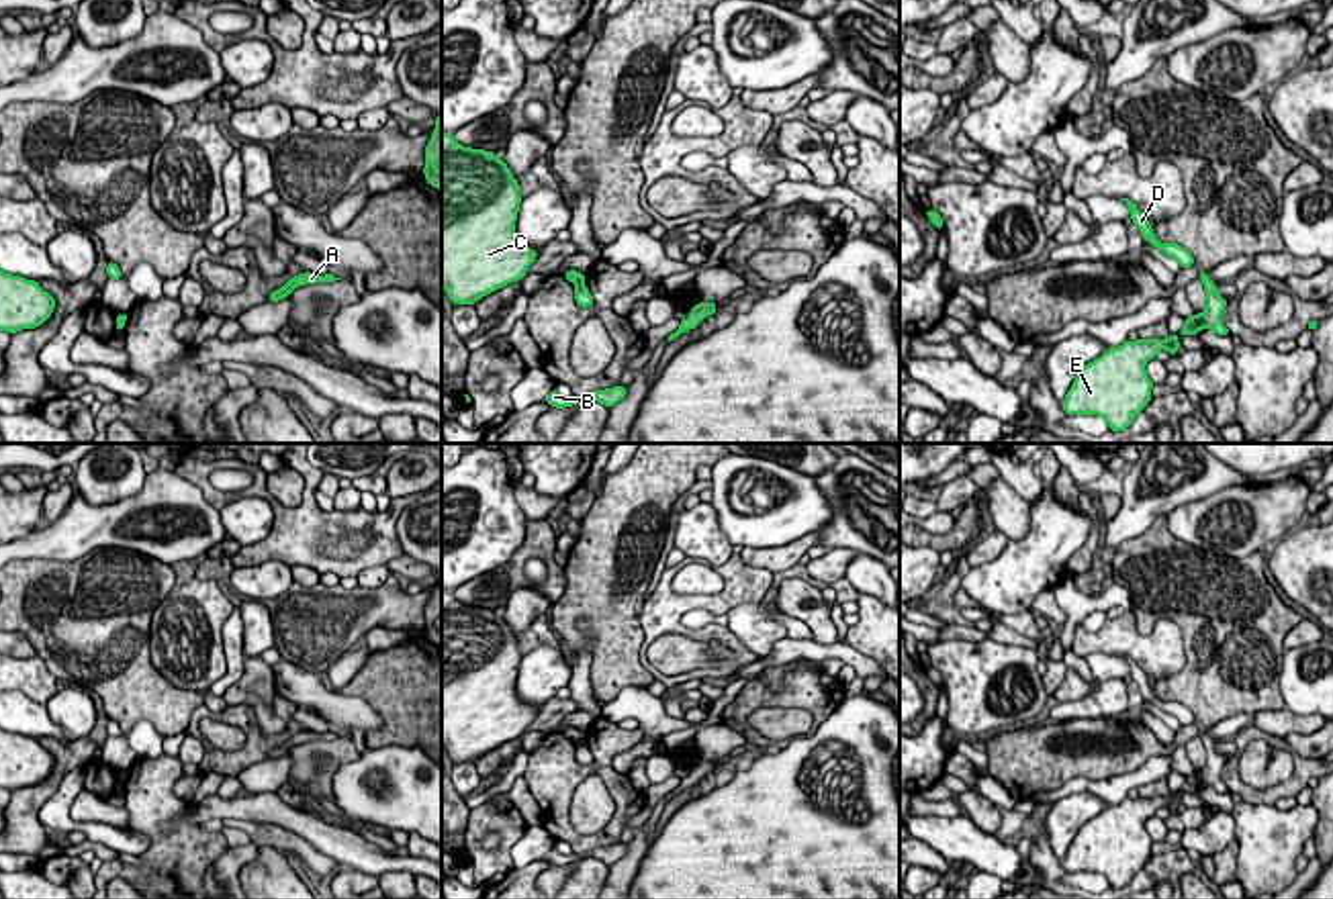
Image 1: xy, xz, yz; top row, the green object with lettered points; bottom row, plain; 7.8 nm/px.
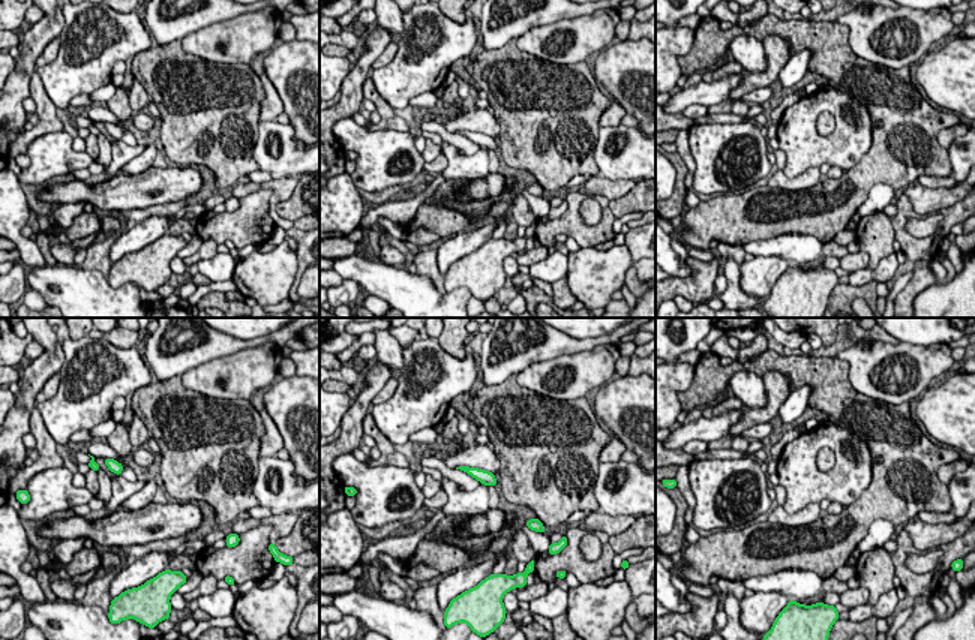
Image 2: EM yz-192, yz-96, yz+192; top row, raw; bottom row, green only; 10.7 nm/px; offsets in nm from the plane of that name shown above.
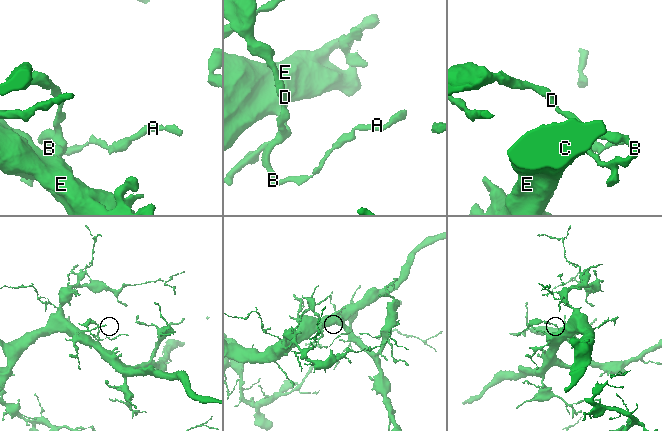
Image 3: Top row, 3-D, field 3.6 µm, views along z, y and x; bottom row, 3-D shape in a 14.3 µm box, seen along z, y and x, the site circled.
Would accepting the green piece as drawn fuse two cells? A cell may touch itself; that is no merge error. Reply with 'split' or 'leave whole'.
split

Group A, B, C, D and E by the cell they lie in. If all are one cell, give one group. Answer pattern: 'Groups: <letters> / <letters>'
Groups: A B D / C E

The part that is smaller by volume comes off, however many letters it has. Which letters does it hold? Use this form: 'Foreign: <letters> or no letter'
Foreign: A, B, D

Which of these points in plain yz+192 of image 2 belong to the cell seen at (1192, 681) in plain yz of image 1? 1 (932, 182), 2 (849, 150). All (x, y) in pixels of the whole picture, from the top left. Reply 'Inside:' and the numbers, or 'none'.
Inside: none

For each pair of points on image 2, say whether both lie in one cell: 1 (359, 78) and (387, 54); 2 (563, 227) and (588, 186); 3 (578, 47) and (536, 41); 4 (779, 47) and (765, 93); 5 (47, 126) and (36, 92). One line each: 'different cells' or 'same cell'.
1: different cells
2: different cells
3: same cell
4: different cells
5: same cell

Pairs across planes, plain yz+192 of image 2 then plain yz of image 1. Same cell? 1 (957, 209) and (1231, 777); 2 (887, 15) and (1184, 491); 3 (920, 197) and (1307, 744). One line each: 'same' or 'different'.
1: same
2: different
3: same

